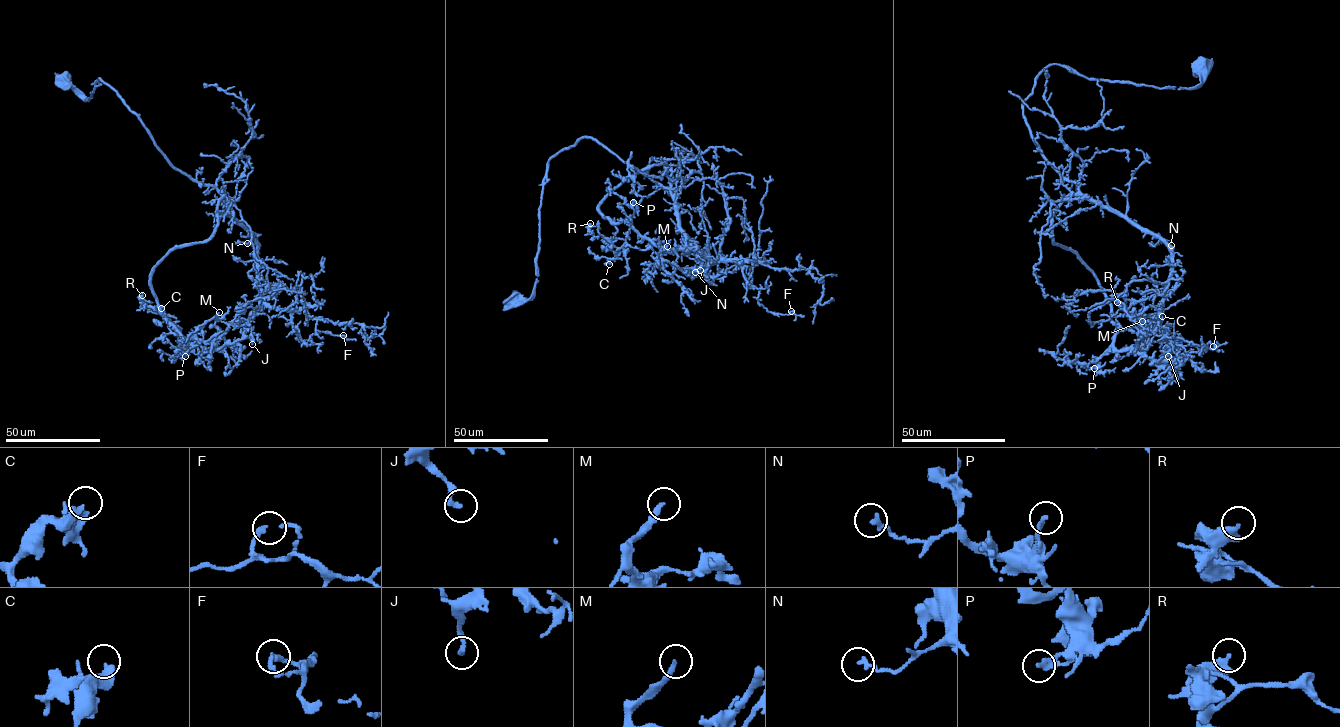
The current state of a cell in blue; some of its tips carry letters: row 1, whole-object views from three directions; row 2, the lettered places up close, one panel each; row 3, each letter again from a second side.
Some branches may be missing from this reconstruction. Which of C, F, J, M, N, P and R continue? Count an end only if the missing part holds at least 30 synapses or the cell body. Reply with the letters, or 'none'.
C, M

